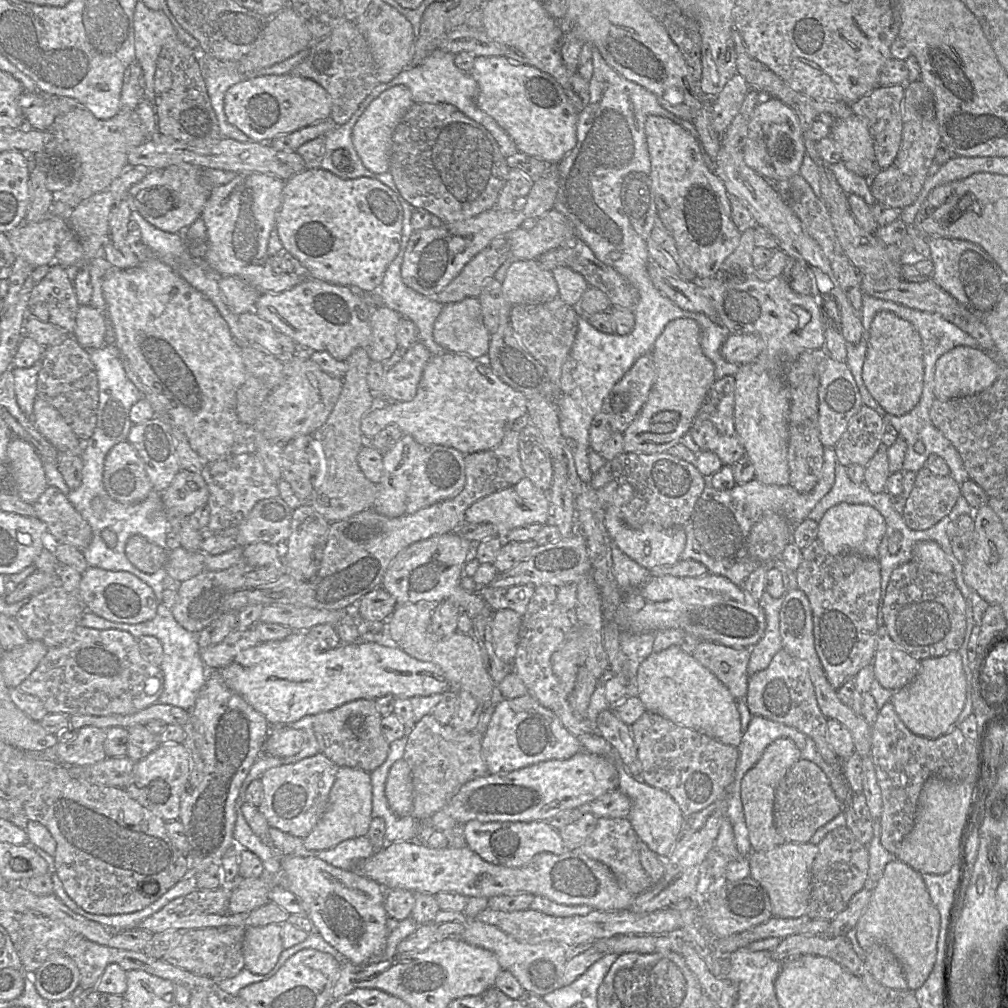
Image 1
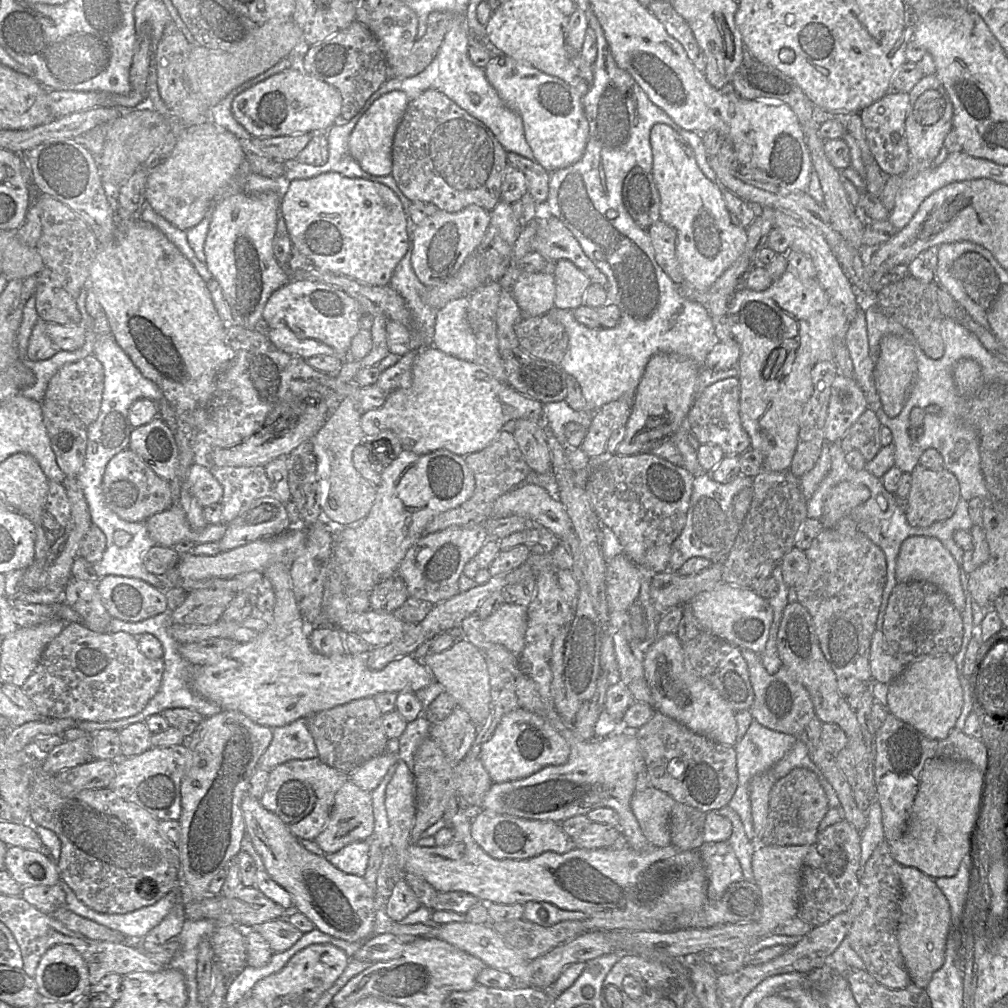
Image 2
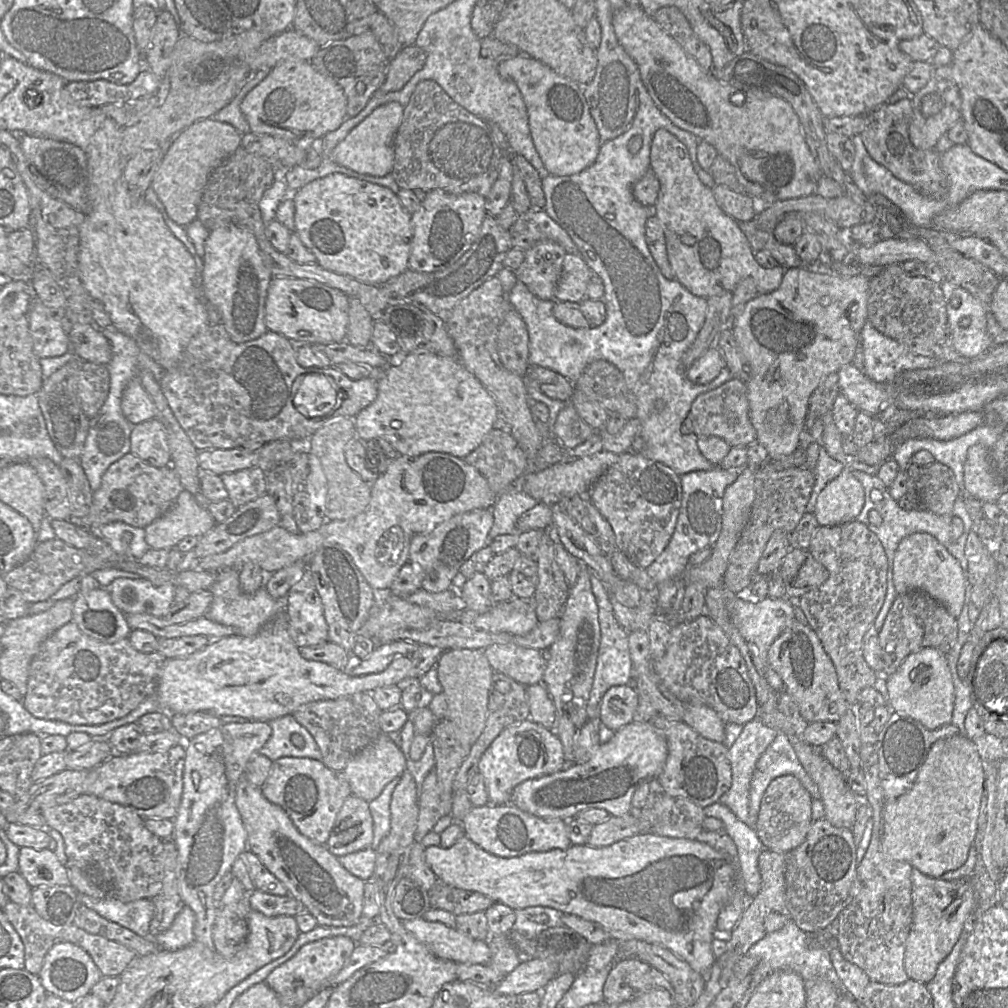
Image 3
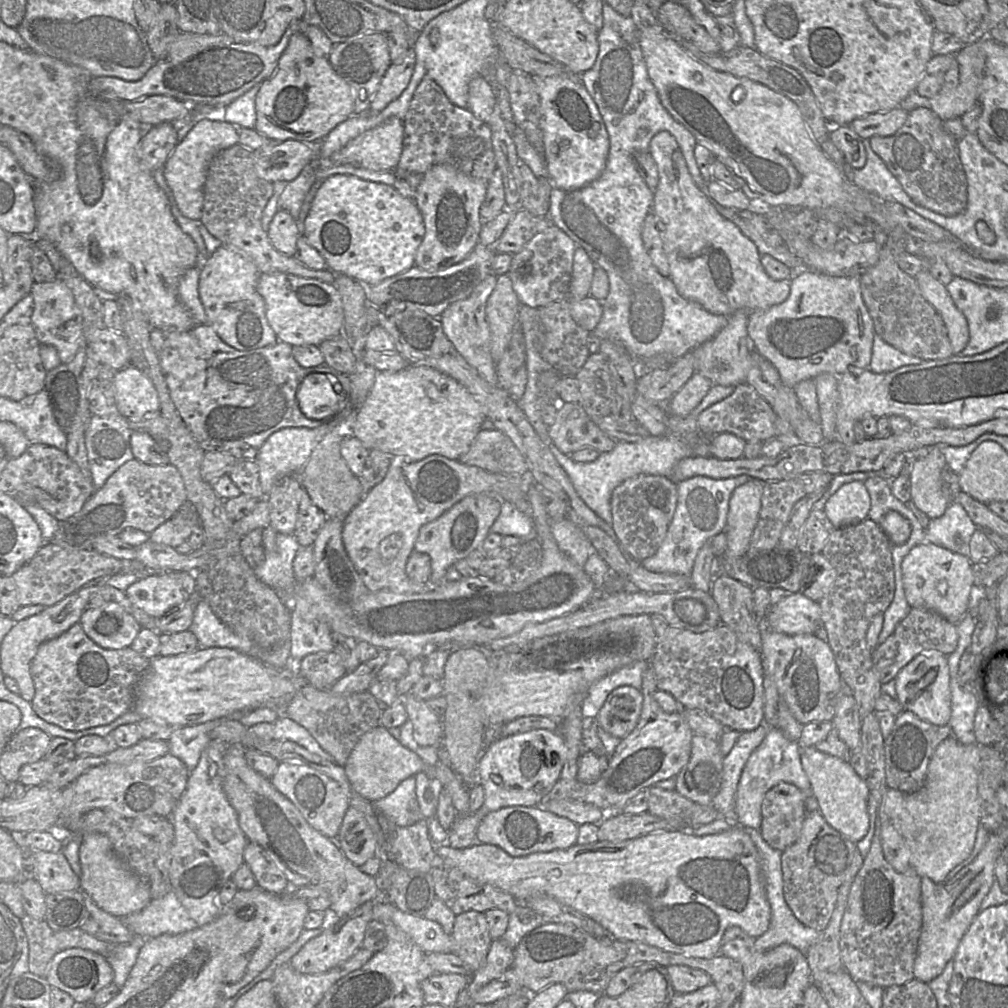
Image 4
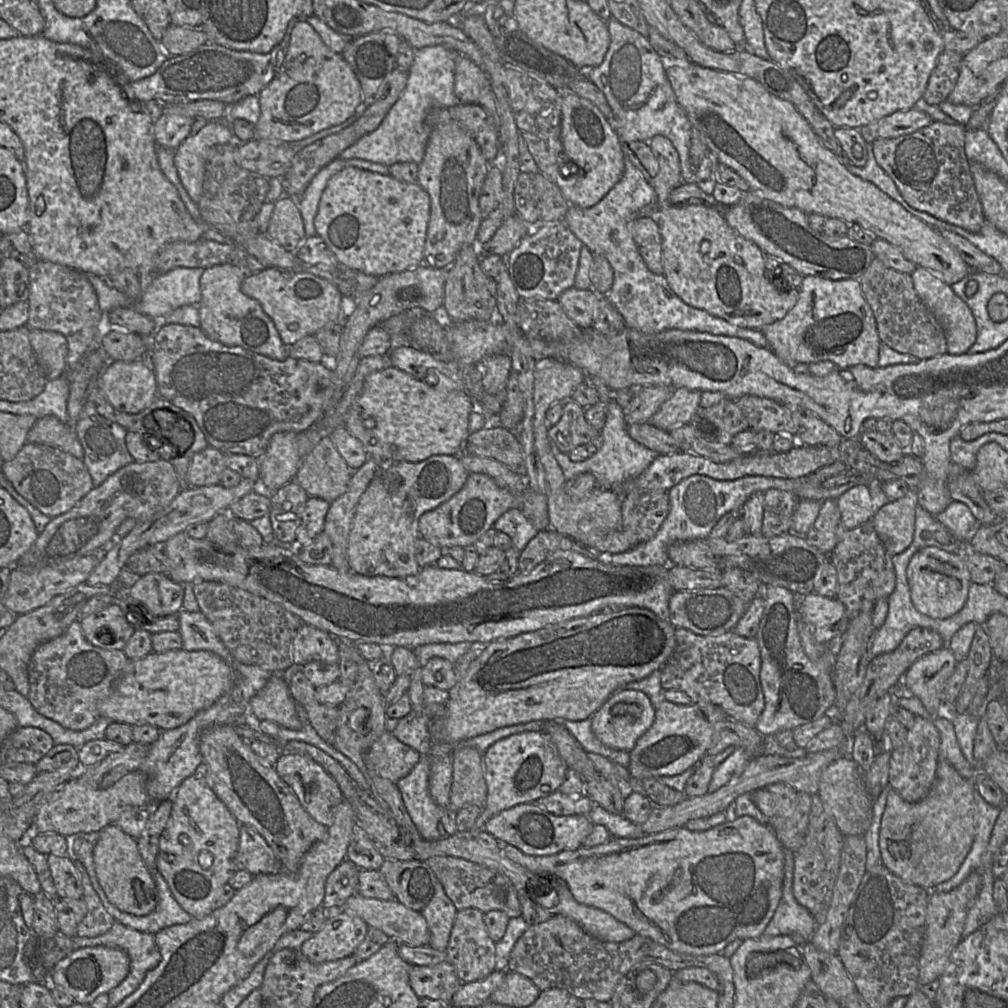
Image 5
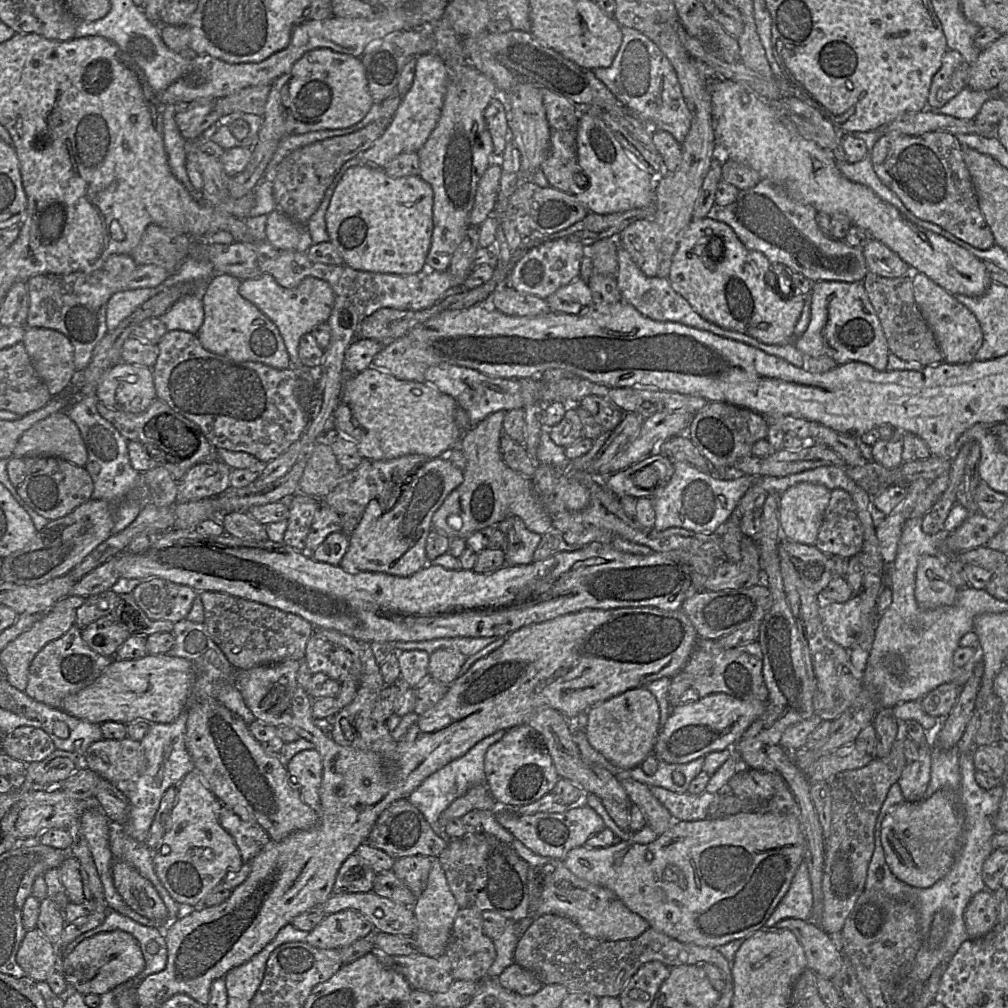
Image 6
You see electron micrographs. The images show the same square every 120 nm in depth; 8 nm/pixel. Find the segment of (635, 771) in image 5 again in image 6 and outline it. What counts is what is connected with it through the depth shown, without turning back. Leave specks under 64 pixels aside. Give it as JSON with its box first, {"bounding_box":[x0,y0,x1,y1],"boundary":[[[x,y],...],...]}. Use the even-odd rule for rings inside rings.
{"bounding_box":[653,693,765,764],"boundary":[[[715,693],[692,703],[671,706],[671,713],[656,738],[653,754],[659,761],[685,764],[711,752],[731,748],[765,710],[764,701],[742,700],[724,693]]]}

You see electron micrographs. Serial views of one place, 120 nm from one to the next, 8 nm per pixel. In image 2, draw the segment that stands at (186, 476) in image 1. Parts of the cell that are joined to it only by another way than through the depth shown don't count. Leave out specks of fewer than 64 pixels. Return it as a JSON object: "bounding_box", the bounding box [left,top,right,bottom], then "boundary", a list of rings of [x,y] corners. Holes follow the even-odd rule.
{"bounding_box":[187,462,223,507],"boundary":[[[194,462],[189,468],[187,482],[191,494],[202,507],[220,502],[223,490],[209,468]]]}

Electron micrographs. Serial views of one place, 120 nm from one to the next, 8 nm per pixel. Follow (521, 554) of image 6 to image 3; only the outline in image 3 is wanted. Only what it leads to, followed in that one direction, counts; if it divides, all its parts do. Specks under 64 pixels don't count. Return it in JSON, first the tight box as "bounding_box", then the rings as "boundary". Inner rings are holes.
{"bounding_box":[488,487,539,540],"boundary":[[[509,487],[501,493],[490,508],[493,513],[493,524],[488,533],[488,540],[498,535],[522,533],[517,528],[518,518],[539,502],[530,495],[515,487]]]}

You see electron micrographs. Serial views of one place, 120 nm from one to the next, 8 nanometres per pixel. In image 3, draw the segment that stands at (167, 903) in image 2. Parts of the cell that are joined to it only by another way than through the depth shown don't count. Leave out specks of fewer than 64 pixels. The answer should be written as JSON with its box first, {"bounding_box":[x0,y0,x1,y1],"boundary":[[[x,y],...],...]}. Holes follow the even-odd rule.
{"bounding_box":[80,894,155,938],"boundary":[[[80,894],[80,902],[107,920],[120,924],[140,937],[149,938],[150,923],[155,913],[151,899],[125,903],[113,897],[98,899]]]}

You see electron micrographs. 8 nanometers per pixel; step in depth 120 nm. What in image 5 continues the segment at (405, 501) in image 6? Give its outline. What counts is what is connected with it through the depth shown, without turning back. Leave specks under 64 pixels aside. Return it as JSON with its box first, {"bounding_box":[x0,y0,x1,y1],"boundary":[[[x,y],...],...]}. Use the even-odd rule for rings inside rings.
{"bounding_box":[348,455,469,578],"boundary":[[[450,455],[431,456],[417,463],[398,461],[395,462],[396,472],[401,479],[397,489],[389,490],[379,472],[361,495],[355,510],[348,537],[348,561],[352,571],[367,577],[405,578],[418,573],[420,566],[415,559],[415,548],[420,537],[419,518],[456,494],[465,484],[469,474],[459,458]]]}

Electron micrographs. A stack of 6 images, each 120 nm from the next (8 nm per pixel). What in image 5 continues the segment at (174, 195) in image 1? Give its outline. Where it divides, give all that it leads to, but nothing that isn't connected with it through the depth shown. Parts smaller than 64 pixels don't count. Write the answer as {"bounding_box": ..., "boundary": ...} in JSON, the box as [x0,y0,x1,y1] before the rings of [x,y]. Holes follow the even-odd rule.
{"bounding_box":[174,120,234,204],"boundary":[[[212,120],[203,126],[197,134],[187,137],[174,151],[174,165],[180,181],[196,204],[202,195],[205,161],[209,150],[215,145],[233,143],[234,141],[231,124],[228,126],[219,121]]]}

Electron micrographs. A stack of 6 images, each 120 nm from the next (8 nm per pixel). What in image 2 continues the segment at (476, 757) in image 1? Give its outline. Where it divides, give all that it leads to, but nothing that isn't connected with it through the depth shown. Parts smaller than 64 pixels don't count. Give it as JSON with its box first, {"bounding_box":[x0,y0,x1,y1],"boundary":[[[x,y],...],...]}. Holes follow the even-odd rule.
{"bounding_box":[411,737,492,843],"boundary":[[[427,737],[414,756],[413,774],[416,790],[415,824],[411,832],[411,843],[417,843],[422,833],[442,818],[446,806],[455,792],[459,792],[474,811],[481,810],[483,797],[492,781],[479,758],[451,762],[439,745]]]}

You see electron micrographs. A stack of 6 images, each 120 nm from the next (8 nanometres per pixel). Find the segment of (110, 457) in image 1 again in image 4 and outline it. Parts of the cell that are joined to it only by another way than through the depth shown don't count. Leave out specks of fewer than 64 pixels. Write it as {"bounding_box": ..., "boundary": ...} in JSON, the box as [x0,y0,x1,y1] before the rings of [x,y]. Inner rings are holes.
{"bounding_box":[50,458,186,550],"boundary":[[[133,458],[120,466],[101,488],[95,490],[78,513],[63,522],[59,522],[50,542],[68,550],[92,550],[97,540],[114,538],[126,528],[133,528],[150,534],[158,526],[173,517],[186,503],[184,482],[175,466],[171,464],[147,465]]]}

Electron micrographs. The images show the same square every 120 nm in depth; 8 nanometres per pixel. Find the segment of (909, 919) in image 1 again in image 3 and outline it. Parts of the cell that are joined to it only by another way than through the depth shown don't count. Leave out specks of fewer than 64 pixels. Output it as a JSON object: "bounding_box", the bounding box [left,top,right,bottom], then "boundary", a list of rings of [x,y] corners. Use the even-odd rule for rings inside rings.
{"bounding_box":[904,868,974,984],"boundary":[[[913,868],[912,924],[906,940],[904,968],[909,979],[927,984],[940,963],[950,954],[974,909],[974,892],[969,878],[946,881],[924,875]]]}

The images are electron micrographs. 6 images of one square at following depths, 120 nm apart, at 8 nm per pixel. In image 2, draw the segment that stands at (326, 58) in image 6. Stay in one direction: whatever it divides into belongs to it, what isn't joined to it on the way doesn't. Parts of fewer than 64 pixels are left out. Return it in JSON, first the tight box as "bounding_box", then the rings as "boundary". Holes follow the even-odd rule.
{"bounding_box":[232,65,342,138],"boundary":[[[299,65],[274,74],[239,93],[232,101],[234,118],[252,138],[301,133],[327,133],[341,116],[342,96],[331,84],[305,72]]]}

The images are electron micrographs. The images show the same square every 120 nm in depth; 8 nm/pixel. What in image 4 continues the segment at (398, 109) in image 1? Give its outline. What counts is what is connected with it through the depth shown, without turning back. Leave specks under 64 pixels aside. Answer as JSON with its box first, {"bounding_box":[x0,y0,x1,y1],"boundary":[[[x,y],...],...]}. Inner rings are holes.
{"bounding_box":[329,116,403,171],"boundary":[[[393,116],[350,140],[329,161],[373,171],[394,171],[401,157],[403,139],[403,120]]]}

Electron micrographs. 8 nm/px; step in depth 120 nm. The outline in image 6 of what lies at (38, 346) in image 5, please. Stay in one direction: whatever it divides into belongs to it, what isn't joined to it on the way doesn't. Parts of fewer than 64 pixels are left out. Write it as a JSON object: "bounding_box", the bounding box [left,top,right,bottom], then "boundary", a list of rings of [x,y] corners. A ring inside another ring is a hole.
{"bounding_box":[21,328,76,397],"boundary":[[[27,328],[21,342],[52,397],[70,391],[76,369],[69,339],[53,329]]]}

